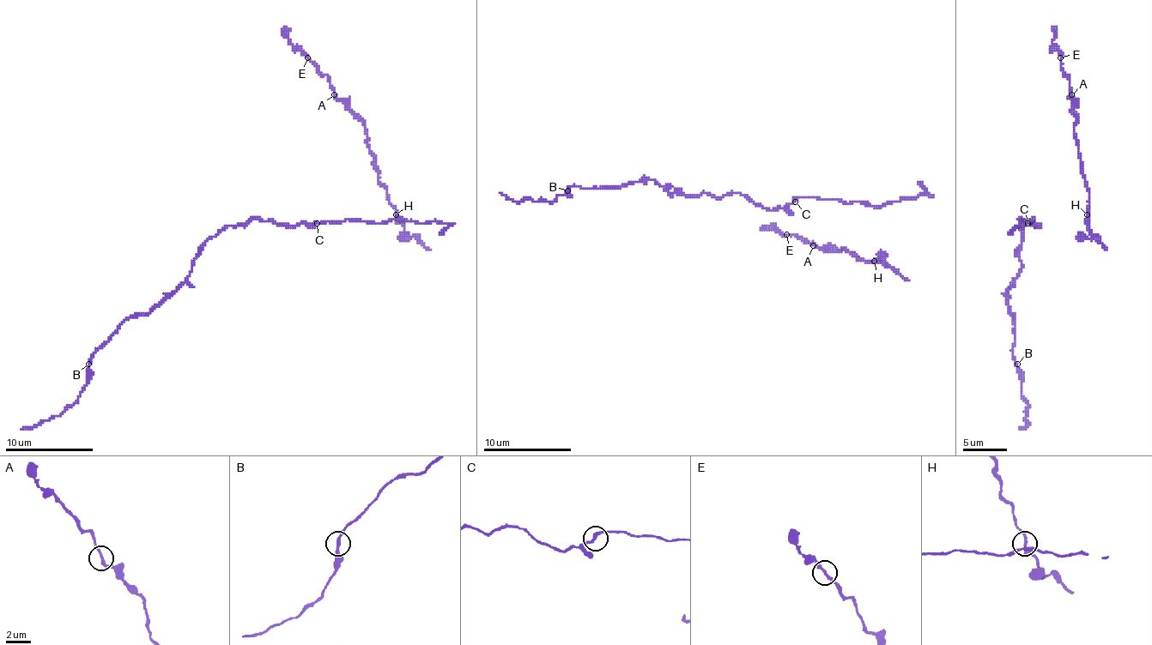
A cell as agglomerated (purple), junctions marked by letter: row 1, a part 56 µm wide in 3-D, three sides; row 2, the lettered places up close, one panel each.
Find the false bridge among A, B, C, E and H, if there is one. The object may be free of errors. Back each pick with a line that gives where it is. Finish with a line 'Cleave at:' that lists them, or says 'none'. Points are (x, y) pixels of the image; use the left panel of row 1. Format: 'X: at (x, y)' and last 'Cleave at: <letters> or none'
Cleave at: none

